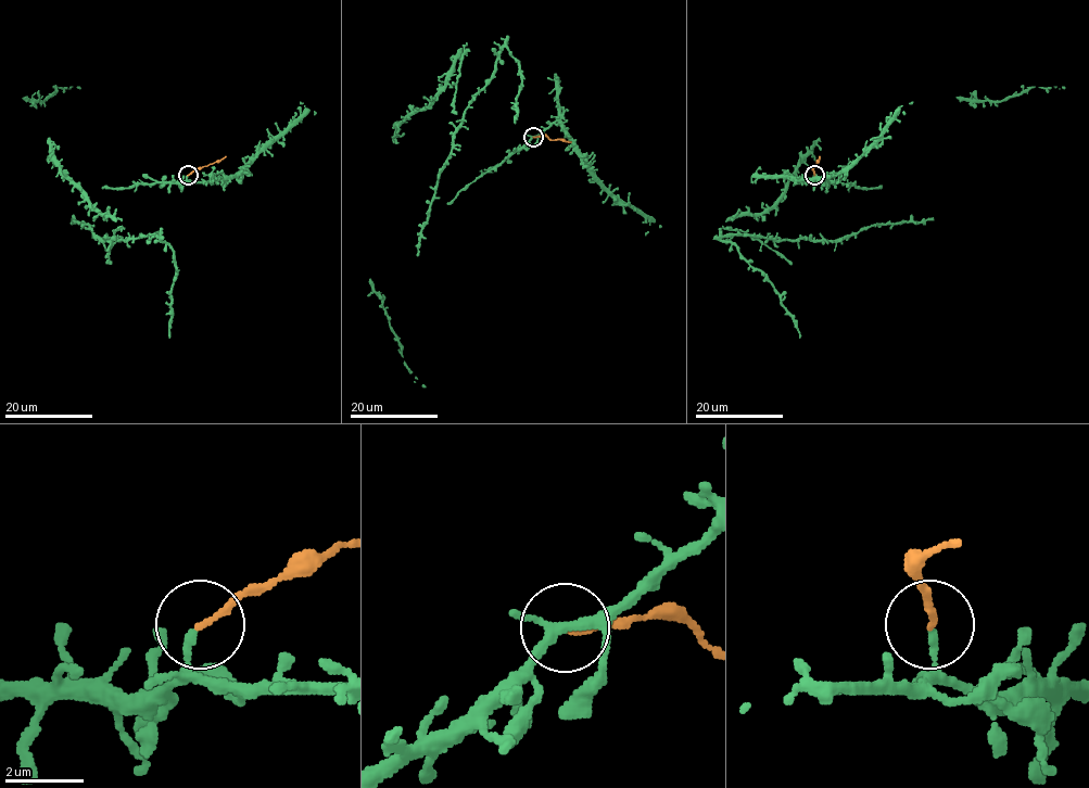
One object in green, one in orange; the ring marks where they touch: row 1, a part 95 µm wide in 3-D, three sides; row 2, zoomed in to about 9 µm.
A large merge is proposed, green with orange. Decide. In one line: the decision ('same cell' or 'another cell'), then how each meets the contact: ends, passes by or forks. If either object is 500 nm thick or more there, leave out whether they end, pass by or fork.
another cell; green ends; orange ends

